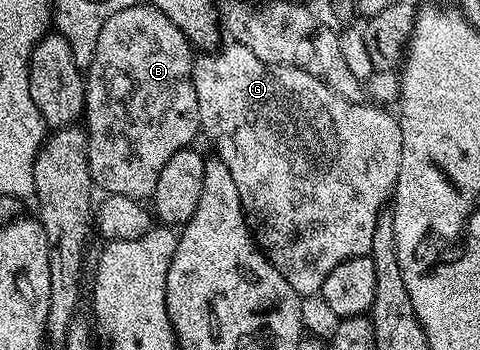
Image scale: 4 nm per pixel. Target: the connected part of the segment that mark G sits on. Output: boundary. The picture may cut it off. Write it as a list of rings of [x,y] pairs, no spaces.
[[[231,41],[229,45],[226,47],[223,45],[213,52],[199,53],[195,57],[194,87],[198,101],[198,121],[201,129],[205,133],[207,130],[214,137],[214,142],[218,145],[217,157],[222,158],[224,164],[228,164],[228,172],[232,172],[232,180],[236,180],[236,192],[240,192],[240,204],[242,211],[246,213],[246,224],[250,227],[250,233],[254,235],[259,250],[276,267],[280,276],[284,276],[284,280],[292,284],[292,288],[299,296],[317,295],[322,289],[324,280],[328,280],[328,272],[332,272],[336,264],[344,264],[344,260],[365,258],[369,255],[372,236],[376,236],[378,217],[387,209],[394,185],[398,182],[402,155],[402,130],[398,127],[398,118],[390,115],[391,111],[381,105],[366,106],[365,101],[349,102],[336,96],[336,92],[332,92],[318,78],[313,78],[308,72],[298,70],[295,66],[268,64],[252,56],[252,52],[248,52],[248,48],[244,48],[239,42]]]

